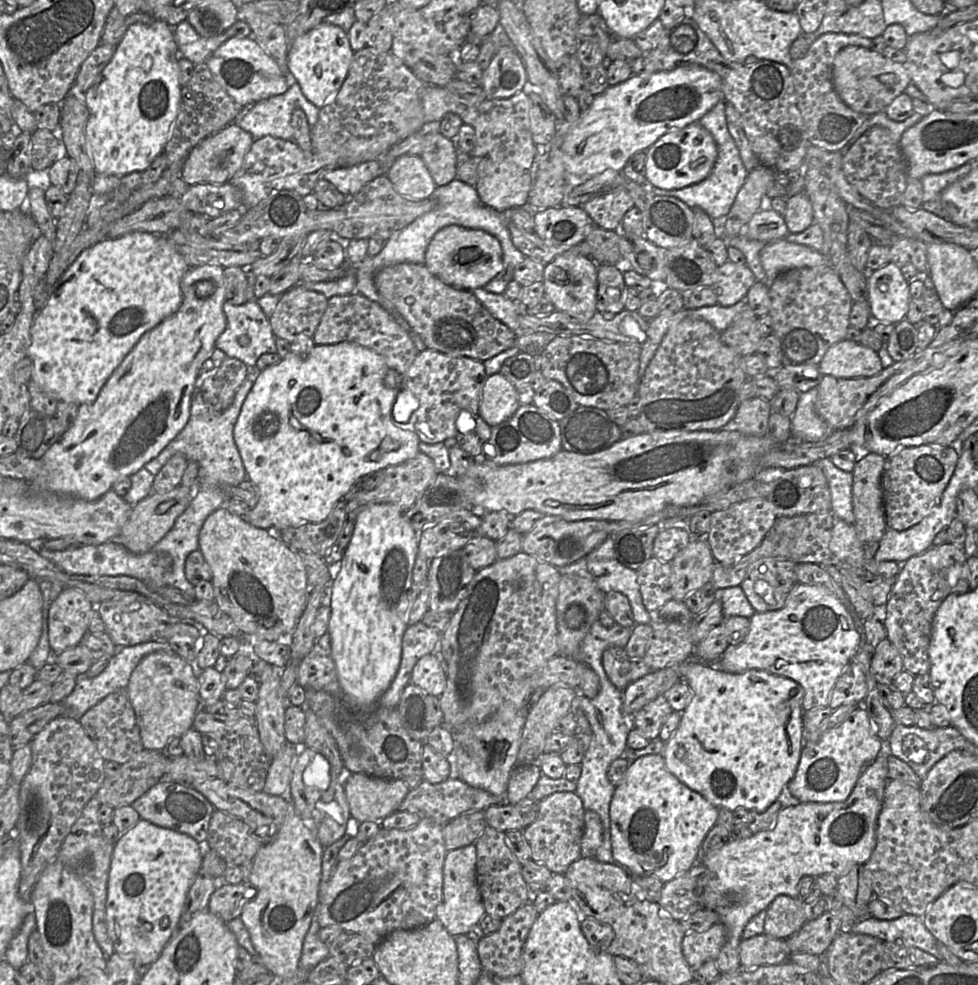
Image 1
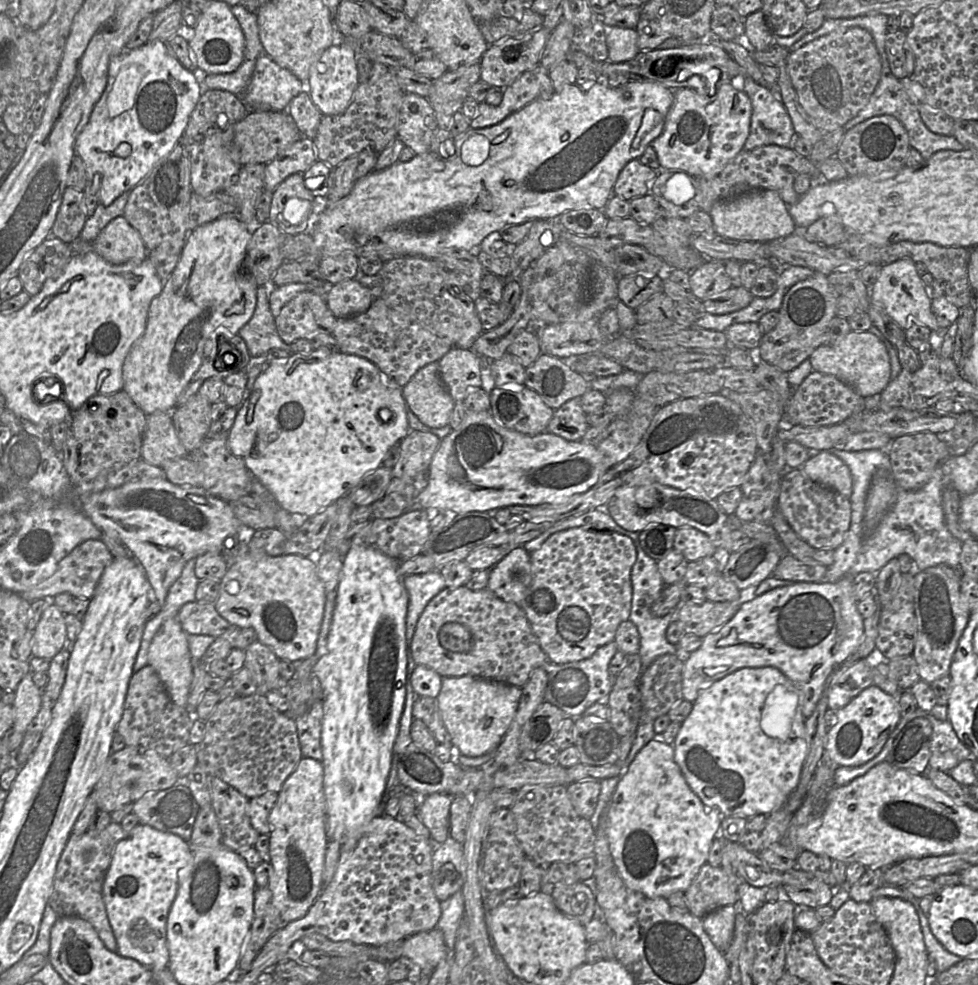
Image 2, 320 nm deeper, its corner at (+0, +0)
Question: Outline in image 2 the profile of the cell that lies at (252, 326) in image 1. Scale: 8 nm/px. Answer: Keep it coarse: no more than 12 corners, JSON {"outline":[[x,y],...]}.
{"outline":[[259,285],[254,313],[238,332],[250,357],[291,350],[277,332],[270,286]]}

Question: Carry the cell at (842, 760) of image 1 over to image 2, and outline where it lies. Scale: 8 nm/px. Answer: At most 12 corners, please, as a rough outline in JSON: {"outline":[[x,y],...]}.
{"outline":[[876,685],[837,710],[825,755],[861,766],[901,719],[898,696]]}

